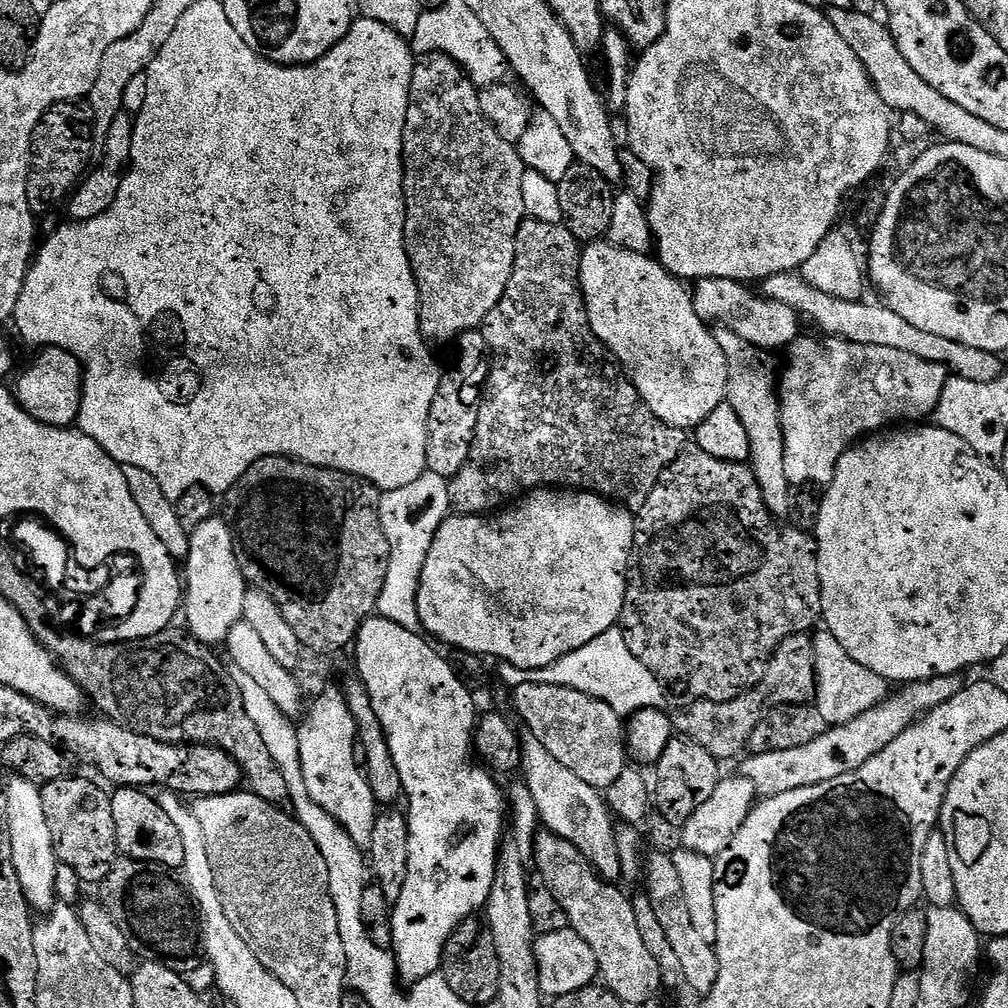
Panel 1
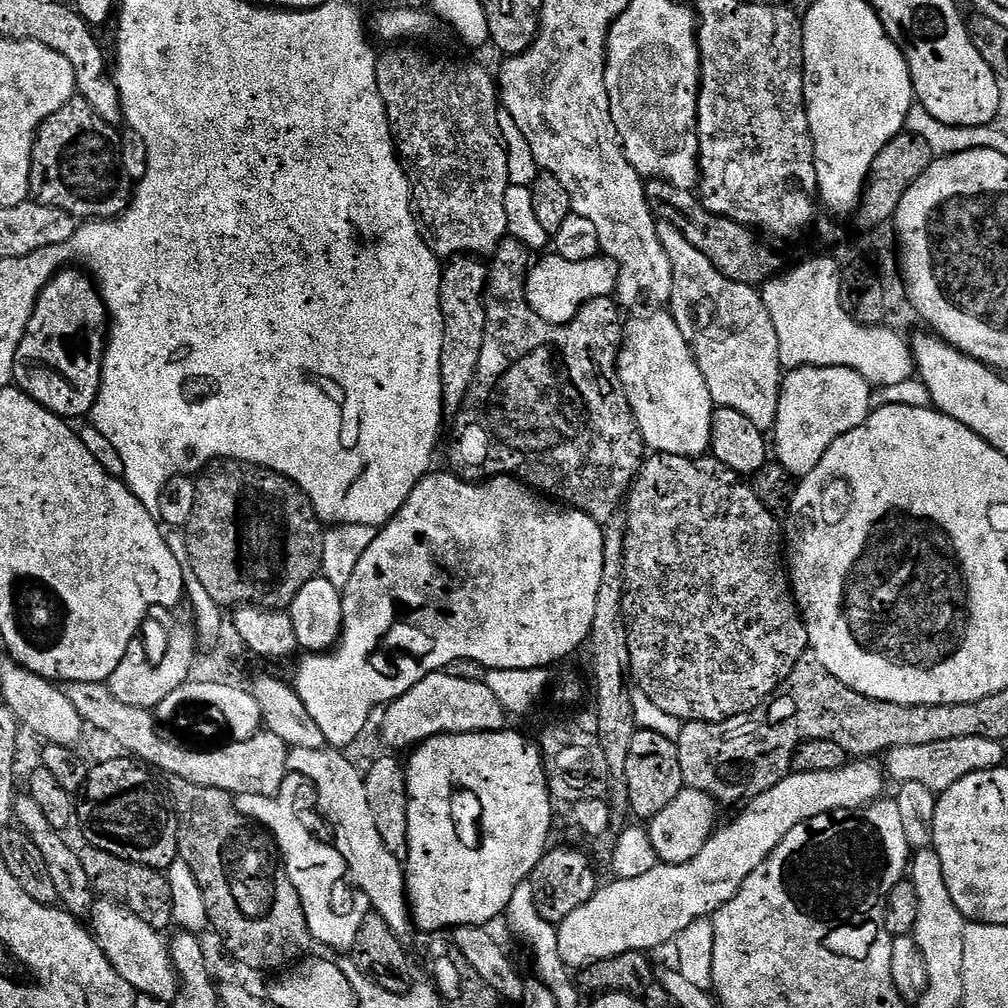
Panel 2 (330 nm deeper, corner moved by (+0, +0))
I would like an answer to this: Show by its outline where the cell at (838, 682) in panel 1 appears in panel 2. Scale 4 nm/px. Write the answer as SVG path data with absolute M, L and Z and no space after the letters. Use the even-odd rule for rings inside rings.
M954 738L952 741L938 742L934 745L902 746L887 753L886 772L901 785L906 782L918 782L939 794L954 786L954 782L966 778L966 774L1001 767L1005 763L1004 748L1005 745L1001 741L990 738Z

